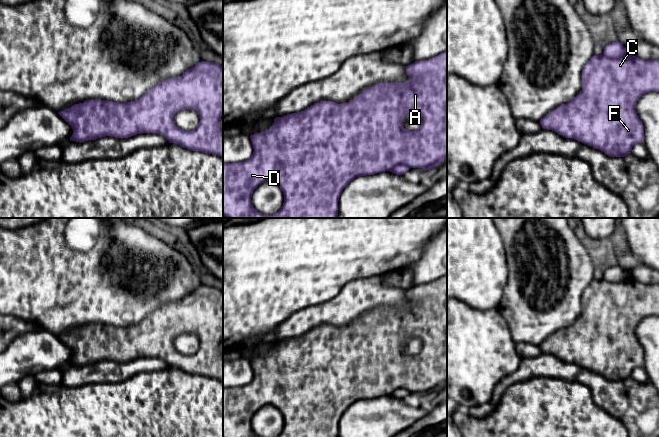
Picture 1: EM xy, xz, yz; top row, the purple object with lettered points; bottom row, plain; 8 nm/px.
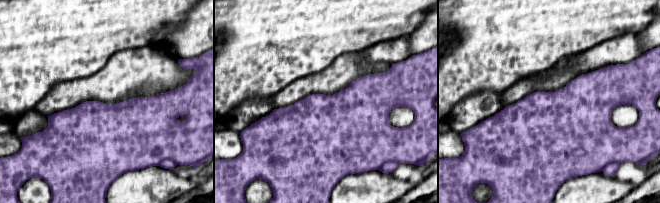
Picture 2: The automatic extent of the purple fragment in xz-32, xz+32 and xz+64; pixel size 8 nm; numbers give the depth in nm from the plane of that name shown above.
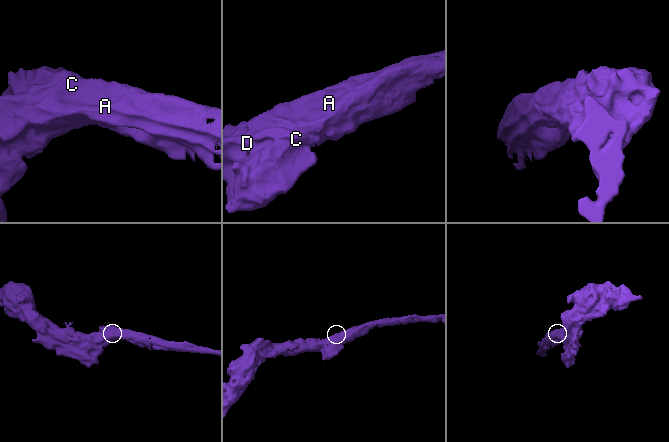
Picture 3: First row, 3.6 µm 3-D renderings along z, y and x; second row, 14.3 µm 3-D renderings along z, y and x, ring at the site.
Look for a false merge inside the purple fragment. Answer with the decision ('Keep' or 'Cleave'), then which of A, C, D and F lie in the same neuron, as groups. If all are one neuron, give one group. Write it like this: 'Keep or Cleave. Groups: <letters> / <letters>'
Keep. Groups: A C D F

